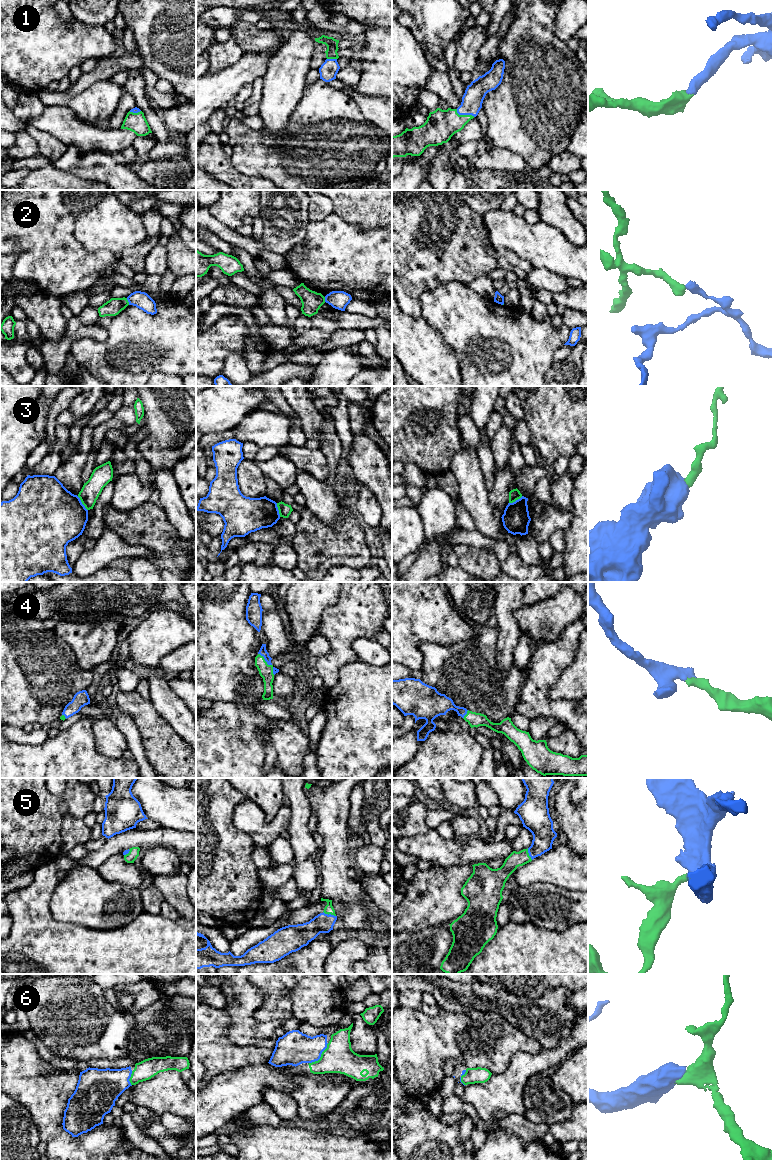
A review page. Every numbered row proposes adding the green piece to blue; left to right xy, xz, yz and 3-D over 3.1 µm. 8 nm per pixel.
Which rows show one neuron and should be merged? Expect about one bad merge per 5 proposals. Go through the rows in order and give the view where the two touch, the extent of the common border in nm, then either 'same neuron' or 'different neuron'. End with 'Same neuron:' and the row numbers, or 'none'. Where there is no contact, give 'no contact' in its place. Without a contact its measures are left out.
1: meets blue in yz; contact 160 nm long; same neuron
2: meets blue in xy; contact 60 nm long; different neuron
3: meets blue in xy; contact 150 nm long; different neuron
4: meets blue in xz; contact 150 nm long; same neuron
5: meets blue in xz; contact 110 nm long; same neuron
6: meets blue in xz; contact 220 nm long; same neuron
Same neuron: 1, 4, 5, 6

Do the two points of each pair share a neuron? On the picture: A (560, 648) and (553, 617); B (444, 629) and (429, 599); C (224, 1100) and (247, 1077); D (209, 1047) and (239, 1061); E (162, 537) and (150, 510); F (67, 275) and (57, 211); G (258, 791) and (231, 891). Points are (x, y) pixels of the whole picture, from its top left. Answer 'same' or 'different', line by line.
A: different
B: same
C: same
D: same
E: same
F: same
G: different

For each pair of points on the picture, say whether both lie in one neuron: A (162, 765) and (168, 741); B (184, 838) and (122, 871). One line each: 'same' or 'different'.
A: same
B: different

